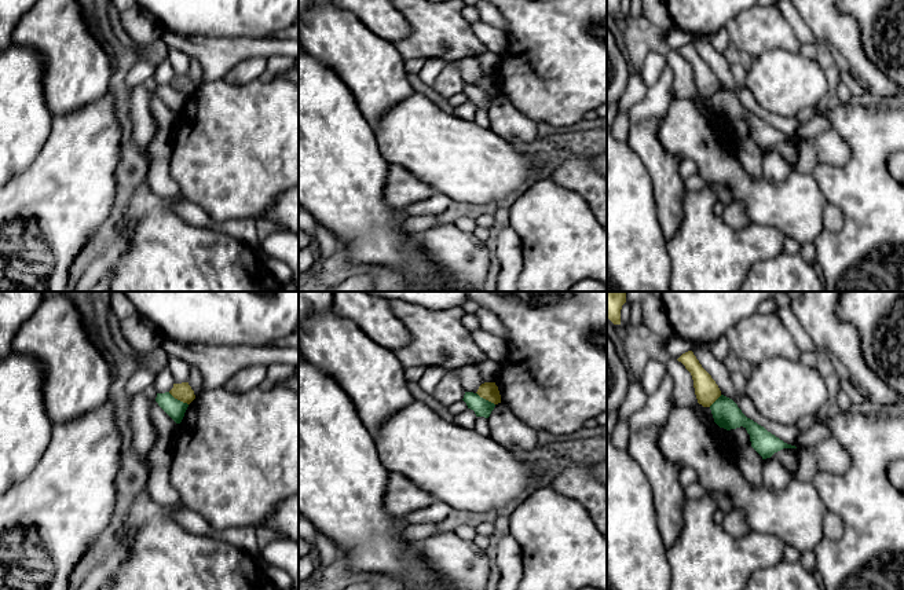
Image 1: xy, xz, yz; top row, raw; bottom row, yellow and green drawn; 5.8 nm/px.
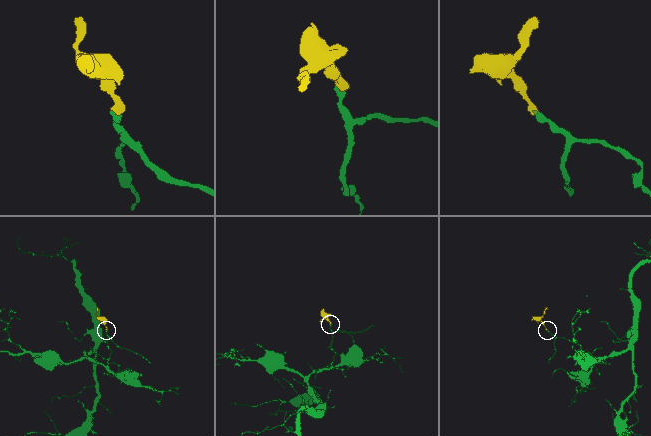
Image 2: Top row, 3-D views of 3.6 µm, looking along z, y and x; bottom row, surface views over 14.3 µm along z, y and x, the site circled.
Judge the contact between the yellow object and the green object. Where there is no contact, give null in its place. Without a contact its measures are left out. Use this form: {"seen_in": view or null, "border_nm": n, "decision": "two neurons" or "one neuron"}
{"seen_in": "xy", "border_nm": 140, "decision": "two neurons"}

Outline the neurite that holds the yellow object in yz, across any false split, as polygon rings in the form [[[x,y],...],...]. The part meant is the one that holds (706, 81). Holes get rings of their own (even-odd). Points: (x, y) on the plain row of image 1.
[[[692,43],[682,45],[678,51],[691,65],[698,95],[710,99],[720,88],[721,83],[711,67],[702,59]]]

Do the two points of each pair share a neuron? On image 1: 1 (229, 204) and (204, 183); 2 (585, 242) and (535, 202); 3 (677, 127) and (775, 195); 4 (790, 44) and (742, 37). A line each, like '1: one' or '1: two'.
1: one
2: one
3: one
4: one

